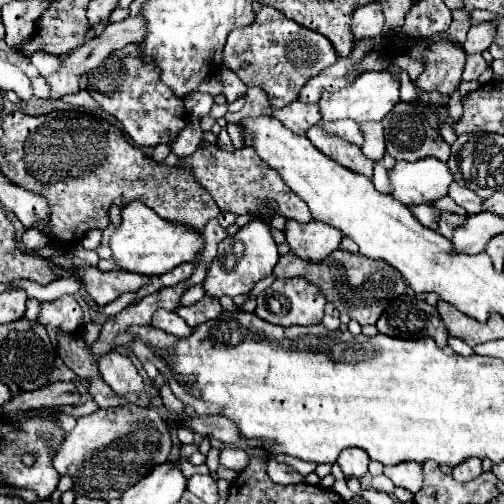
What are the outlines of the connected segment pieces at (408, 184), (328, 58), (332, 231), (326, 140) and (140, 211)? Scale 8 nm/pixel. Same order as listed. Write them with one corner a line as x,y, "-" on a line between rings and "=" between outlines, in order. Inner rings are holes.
426,157
420,161
396,161
388,171
390,195
402,201
406,207
440,199
448,193
448,185
454,181
446,163
=
270,5
258,9
250,25
234,29
224,47
224,65
232,69
246,83
246,87
262,87
276,107
286,107
296,101
300,87
336,61
338,53
328,37
298,25
=
292,219
286,223
284,235
292,253
304,261
322,261
332,251
340,249
340,241
344,237
336,227
328,223
298,223
=
314,125
312,129
308,129
306,137
312,141
312,145
316,145
316,149
320,149
330,159
338,161
342,167
362,173
366,177
372,177
374,163
364,157
364,153
360,151
358,145
352,145
352,143
344,141
342,137
328,133
322,125
=
134,201
122,209
122,223
110,237
110,249
112,259
120,269
148,277
160,277
180,263
196,261
200,251
200,235
192,233
192,229
180,229
180,225
172,225
170,221
156,217
156,213
152,213
152,209
148,209
144,203

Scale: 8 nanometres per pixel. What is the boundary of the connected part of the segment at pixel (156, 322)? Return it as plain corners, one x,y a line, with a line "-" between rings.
158,309
156,313
154,313
154,317
152,317
152,327
156,327
156,329
160,329
160,331
166,331
166,333
172,333
174,335
174,321
176,319
180,319
182,321
182,317
178,317
174,311
166,311
166,309

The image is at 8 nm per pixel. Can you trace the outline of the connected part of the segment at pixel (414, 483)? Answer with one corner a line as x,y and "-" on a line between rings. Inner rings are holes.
398,463
392,467
384,467
384,475
390,477
396,487
404,487
406,491
416,493
422,481
422,465
420,463

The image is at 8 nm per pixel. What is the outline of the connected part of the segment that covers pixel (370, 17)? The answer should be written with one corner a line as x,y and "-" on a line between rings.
378,1
364,5
352,13
350,31
354,35
354,41
374,39
382,35
382,27
384,27
384,15
382,15
382,7

